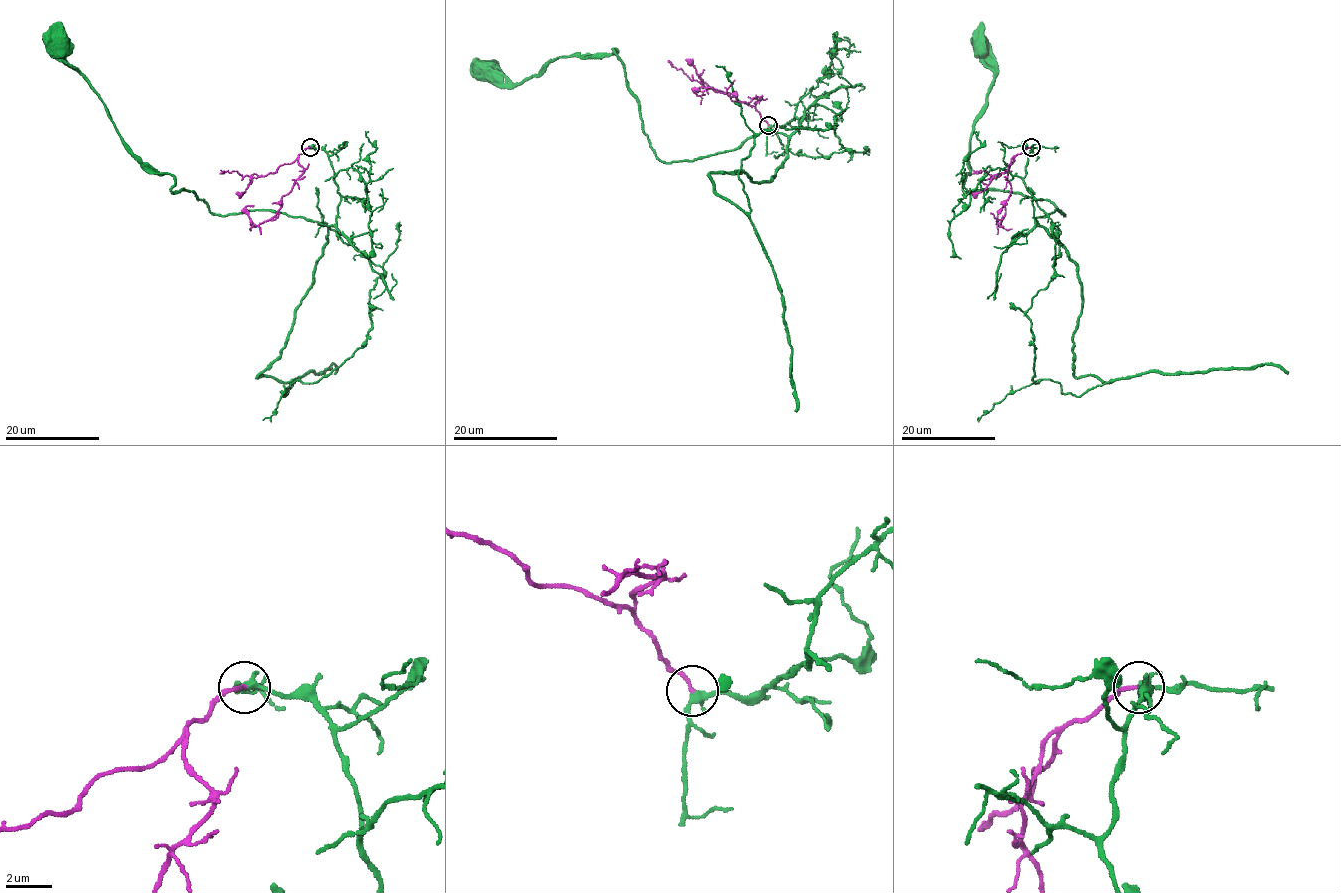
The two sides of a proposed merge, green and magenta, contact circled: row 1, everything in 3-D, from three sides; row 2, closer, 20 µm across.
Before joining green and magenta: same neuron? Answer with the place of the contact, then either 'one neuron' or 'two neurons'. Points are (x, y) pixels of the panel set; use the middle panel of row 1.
at (768, 125); one neuron

